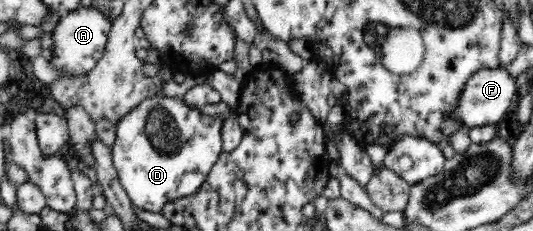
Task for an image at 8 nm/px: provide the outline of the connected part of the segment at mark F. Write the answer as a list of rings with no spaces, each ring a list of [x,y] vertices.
[[[504,67],[487,68],[479,70],[478,73],[473,74],[473,77],[467,82],[459,106],[455,110],[455,117],[461,119],[464,128],[475,128],[486,125],[498,124],[507,114],[513,96],[517,92],[516,78]]]

